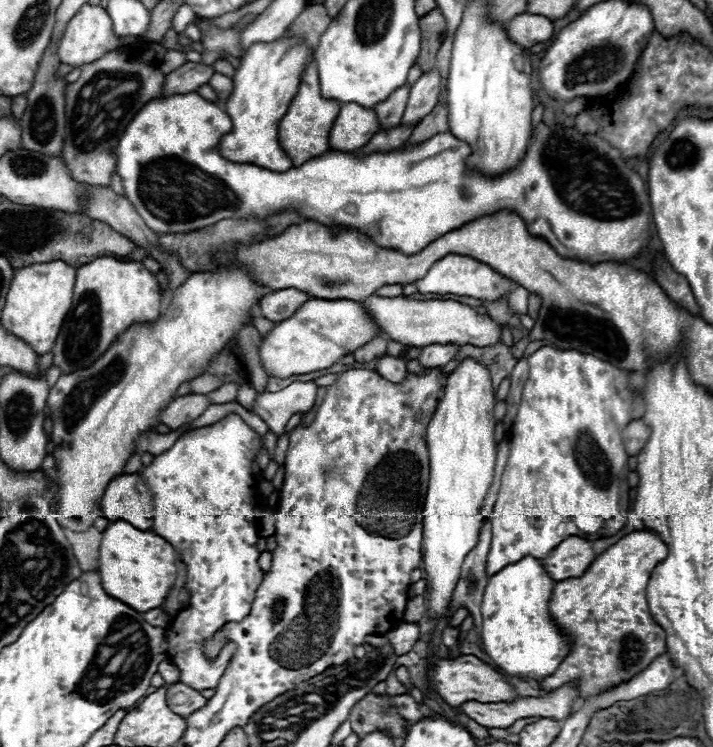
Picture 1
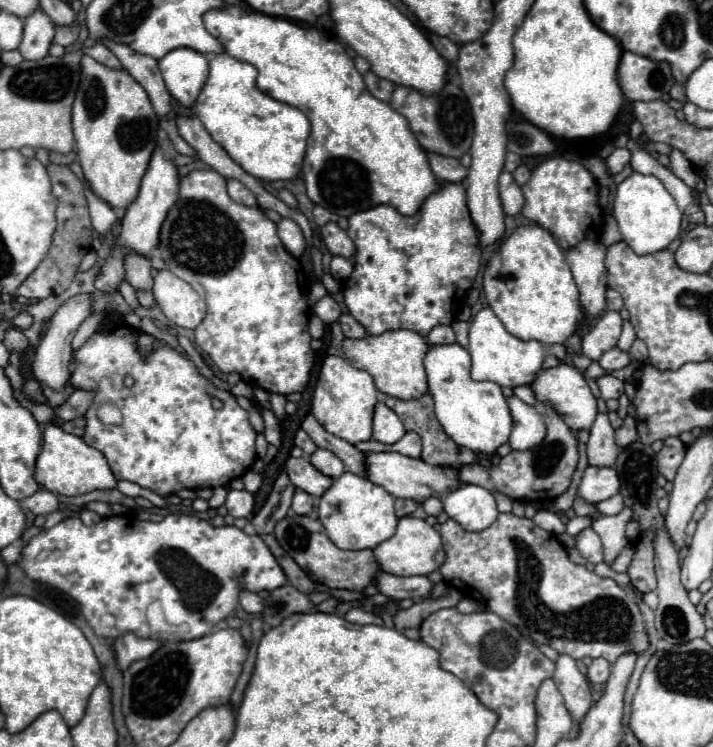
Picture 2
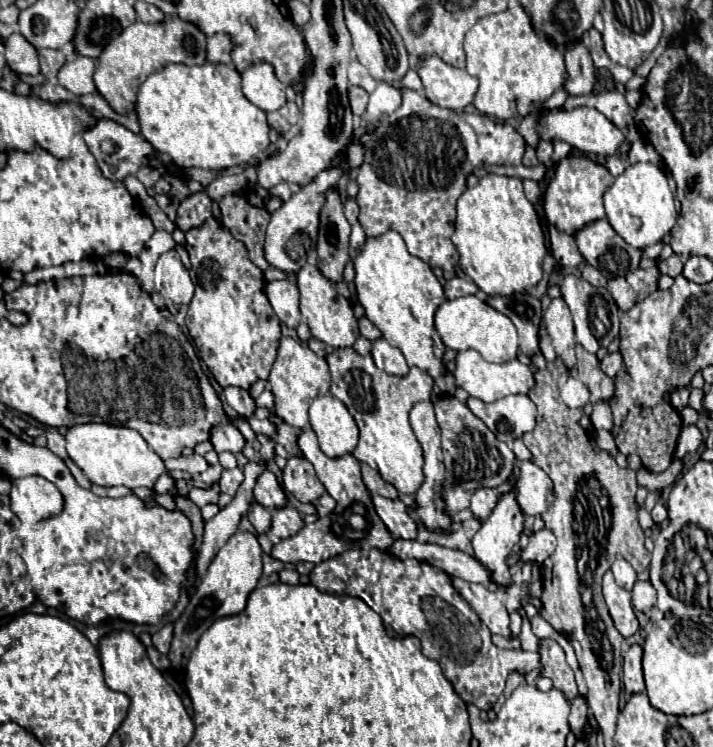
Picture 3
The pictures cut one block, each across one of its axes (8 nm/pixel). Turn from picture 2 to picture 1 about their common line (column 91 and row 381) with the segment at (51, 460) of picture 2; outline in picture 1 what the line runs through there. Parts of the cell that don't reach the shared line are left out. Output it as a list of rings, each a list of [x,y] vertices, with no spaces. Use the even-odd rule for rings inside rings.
[[[474,358],[462,360],[448,374],[438,408],[426,428],[430,480],[424,500],[424,570],[430,582],[430,614],[440,620],[460,576],[462,560],[478,544],[482,526],[480,504],[492,484],[496,464],[494,388],[490,370]]]

